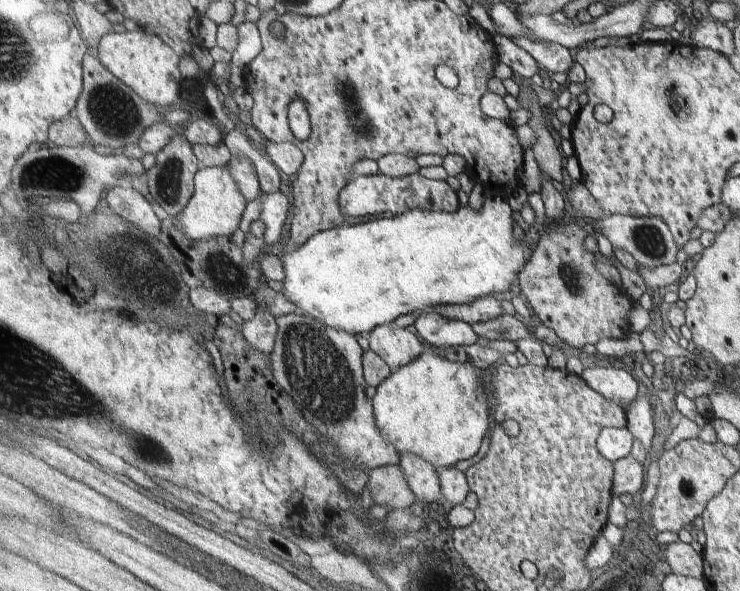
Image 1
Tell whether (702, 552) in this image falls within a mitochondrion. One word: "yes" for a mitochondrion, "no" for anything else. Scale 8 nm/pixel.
no

